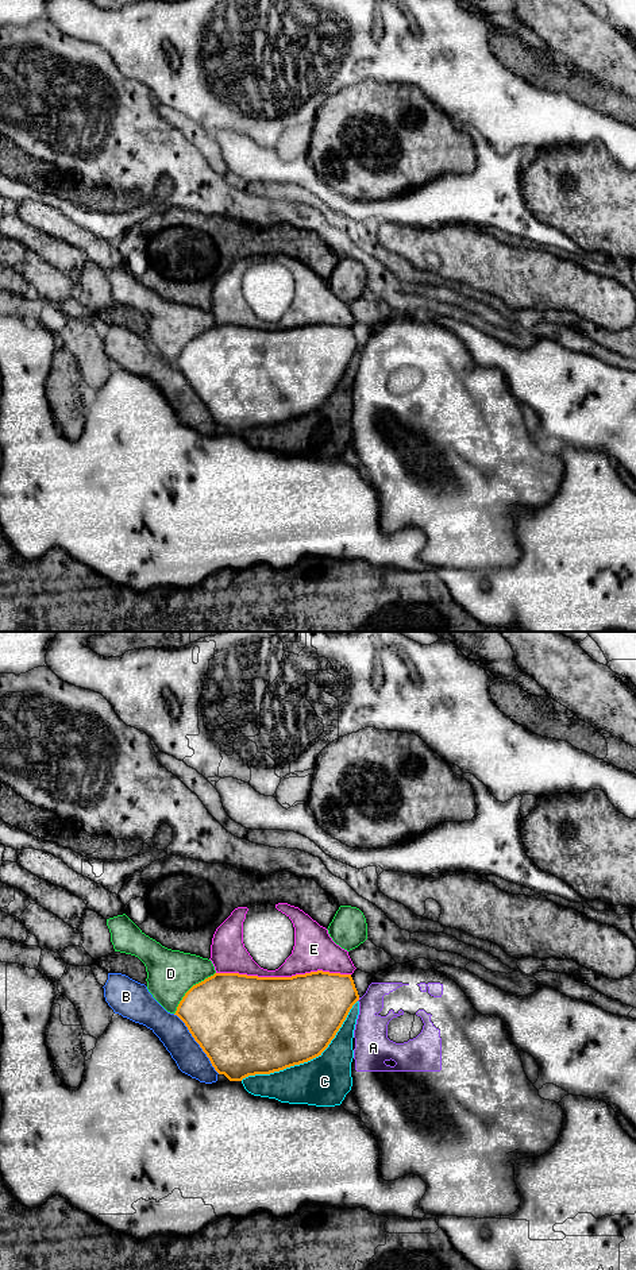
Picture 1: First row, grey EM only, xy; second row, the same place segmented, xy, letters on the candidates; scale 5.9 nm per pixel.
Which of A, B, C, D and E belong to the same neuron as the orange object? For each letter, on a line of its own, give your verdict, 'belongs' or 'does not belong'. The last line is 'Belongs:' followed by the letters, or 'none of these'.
A: does not belong
B: does not belong
C: does not belong
D: does not belong
E: does not belong
Belongs: none of these

